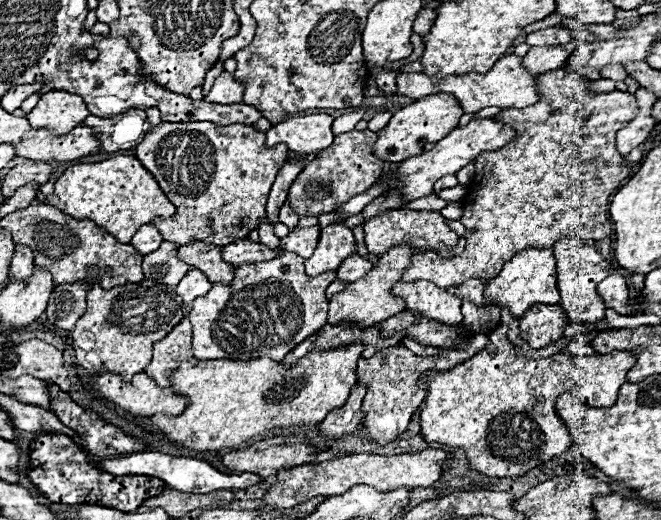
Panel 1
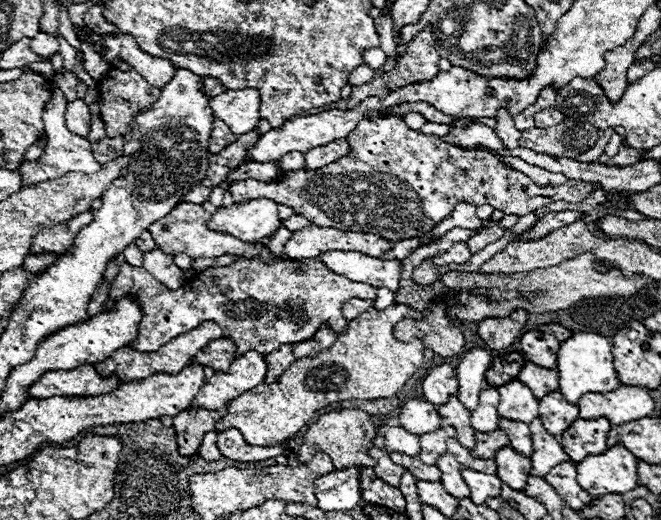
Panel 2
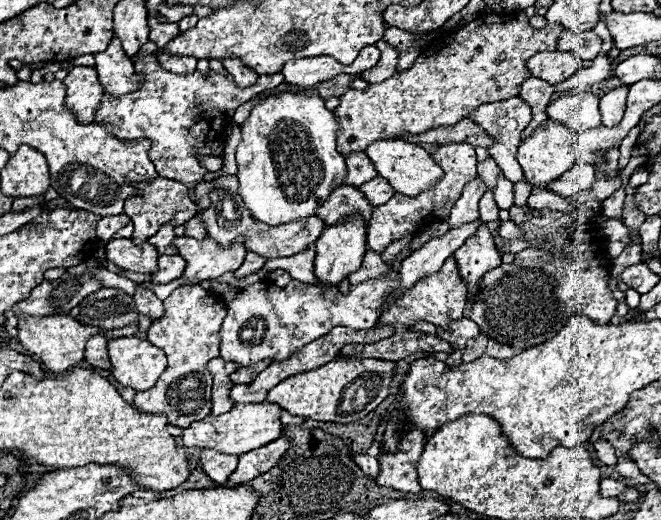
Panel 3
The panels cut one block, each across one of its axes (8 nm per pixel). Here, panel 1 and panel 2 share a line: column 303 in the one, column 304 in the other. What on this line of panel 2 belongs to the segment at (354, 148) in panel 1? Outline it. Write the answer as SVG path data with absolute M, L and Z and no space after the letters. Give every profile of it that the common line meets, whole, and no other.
M390 116L390 118L378 118L378 120L360 120L356 130L348 136L352 154L344 156L342 160L336 160L334 164L328 164L320 170L296 170L296 172L284 172L284 178L278 182L258 182L258 180L236 180L228 186L234 202L246 204L250 200L268 198L276 204L286 204L294 208L298 214L306 216L312 224L322 224L330 228L338 228L342 232L372 232L376 236L382 236L386 240L408 240L428 234L442 222L460 200L468 200L474 206L490 204L496 210L502 210L506 214L518 214L526 216L528 212L534 212L550 202L578 202L584 200L592 188L600 188L600 184L582 182L582 180L568 180L562 186L556 188L542 188L536 186L528 176L522 172L504 166L496 156L480 150L460 150L452 144L442 142L434 134L420 134L418 130L412 130L406 126L402 116Z

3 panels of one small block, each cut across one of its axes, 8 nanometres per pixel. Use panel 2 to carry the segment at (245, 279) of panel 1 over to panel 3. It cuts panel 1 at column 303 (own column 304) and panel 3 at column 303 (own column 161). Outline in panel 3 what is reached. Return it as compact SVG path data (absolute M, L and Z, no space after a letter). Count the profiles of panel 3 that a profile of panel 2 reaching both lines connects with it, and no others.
M390 270L386 278L350 286L350 294L342 294L338 288L316 288L314 284L304 284L298 280L292 280L284 288L272 282L256 282L240 290L228 304L228 314L220 328L220 356L240 366L252 366L266 358L280 362L302 350L306 344L318 340L318 336L324 336L338 324L354 330L374 328L382 298L396 286L398 276L394 270Z

